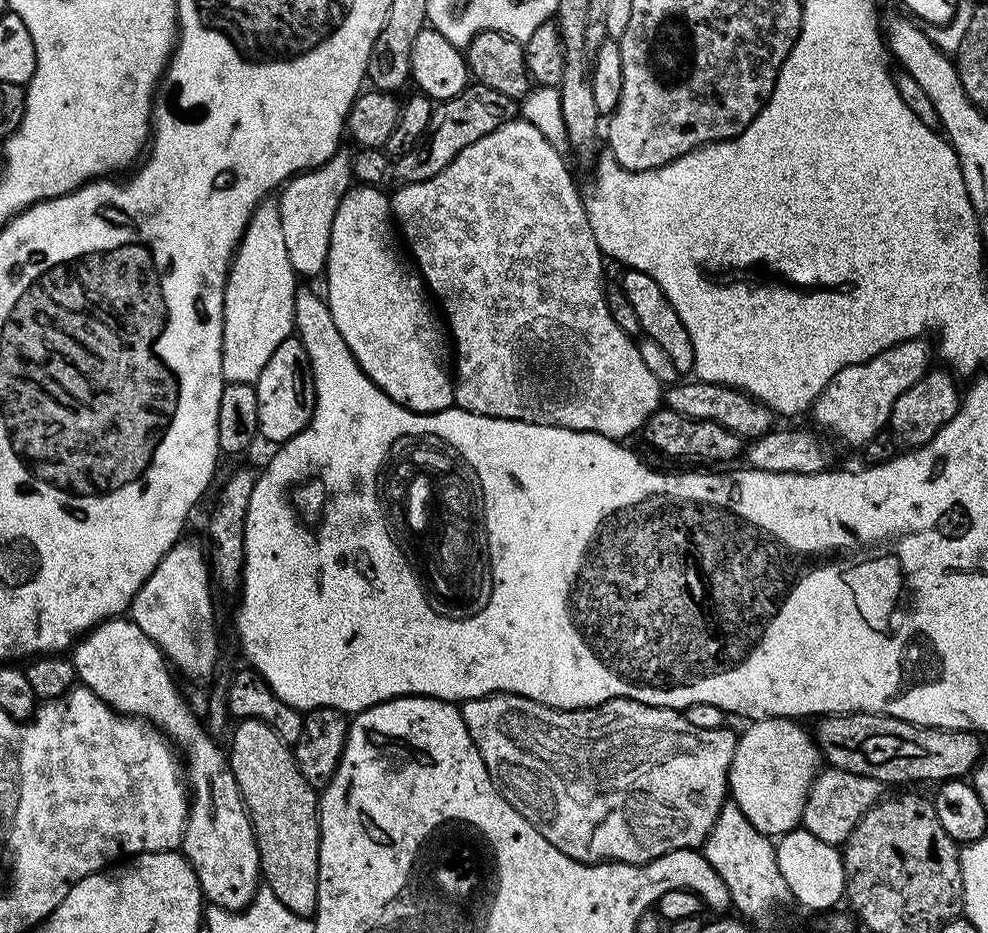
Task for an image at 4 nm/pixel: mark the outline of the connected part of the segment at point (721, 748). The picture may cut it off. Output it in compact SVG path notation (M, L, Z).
M495 692L493 696L483 696L473 700L463 701L460 708L462 718L470 730L470 738L478 746L482 754L482 762L486 762L486 770L490 778L496 783L496 788L550 842L550 846L558 846L562 854L574 858L583 864L598 864L601 862L615 862L618 864L649 864L654 858L662 858L662 854L670 854L679 848L699 849L704 844L715 820L729 799L728 775L731 770L731 760L734 758L737 733L732 733L728 726L718 729L703 729L692 726L684 714L674 708L655 708L637 700L627 700L618 697L607 700L605 704L595 704L593 708L551 708L545 704L534 702L525 696L510 694L509 692Z

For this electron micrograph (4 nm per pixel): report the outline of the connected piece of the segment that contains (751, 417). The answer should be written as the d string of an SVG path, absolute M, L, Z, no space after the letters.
M695 378L689 380L689 384L680 382L667 389L666 407L670 410L682 414L688 420L718 422L718 426L726 426L726 430L738 434L748 442L773 431L774 413L761 400L755 400L747 392L738 388L728 388L724 384L711 384Z

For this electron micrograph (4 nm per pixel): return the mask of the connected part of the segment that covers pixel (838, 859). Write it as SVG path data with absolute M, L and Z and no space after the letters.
M795 828L781 835L775 847L778 869L797 905L800 903L810 910L826 910L843 899L847 891L844 859L835 845L822 842L803 828Z

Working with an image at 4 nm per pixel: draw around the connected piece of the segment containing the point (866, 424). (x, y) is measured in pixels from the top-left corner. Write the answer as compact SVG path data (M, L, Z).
M924 338L907 340L874 354L874 358L866 362L838 370L811 406L810 416L816 419L815 427L825 428L844 444L863 446L872 442L879 432L888 428L894 402L933 367L934 348L926 341Z

